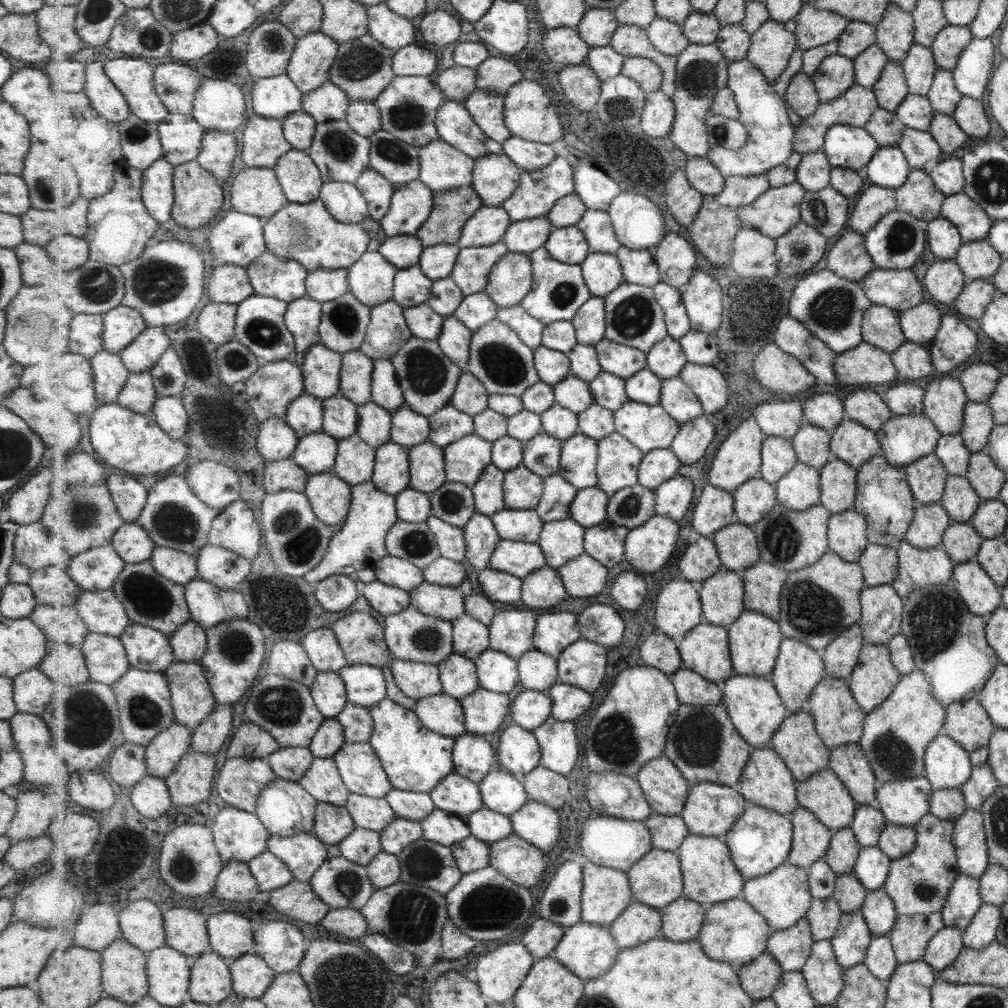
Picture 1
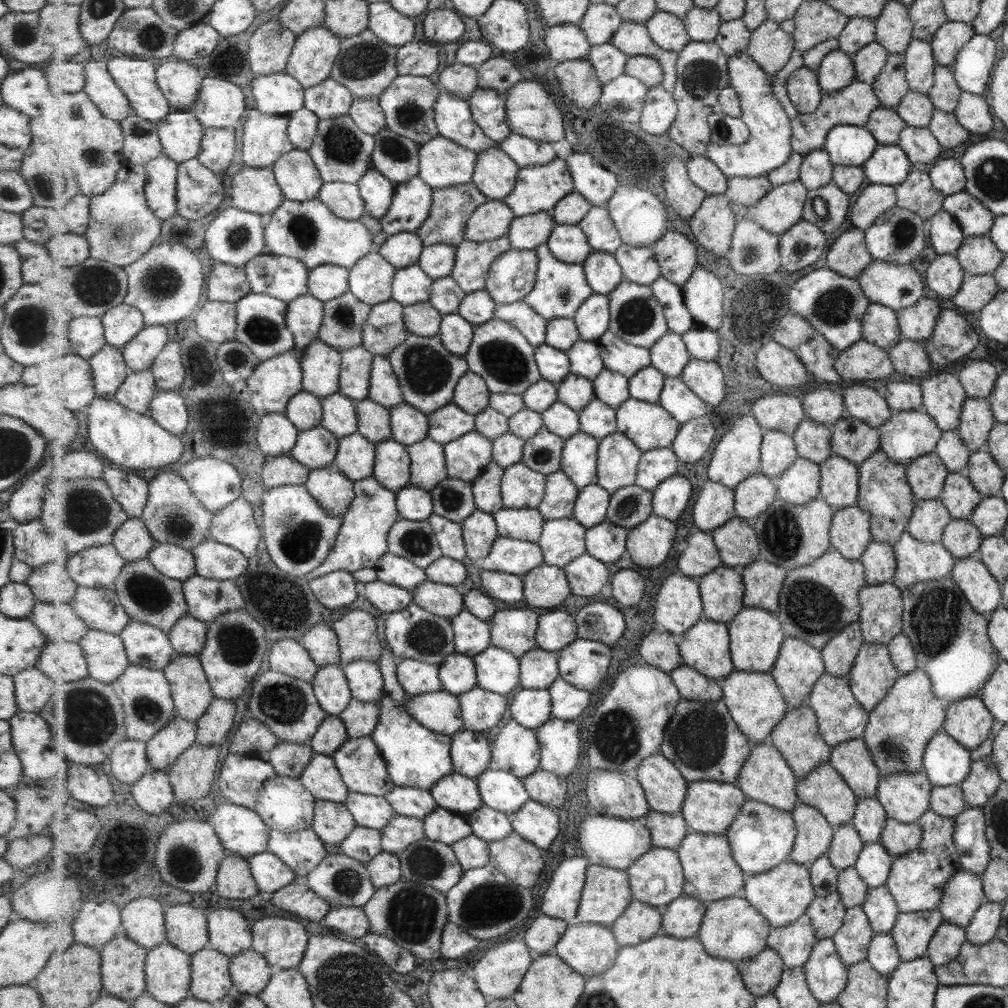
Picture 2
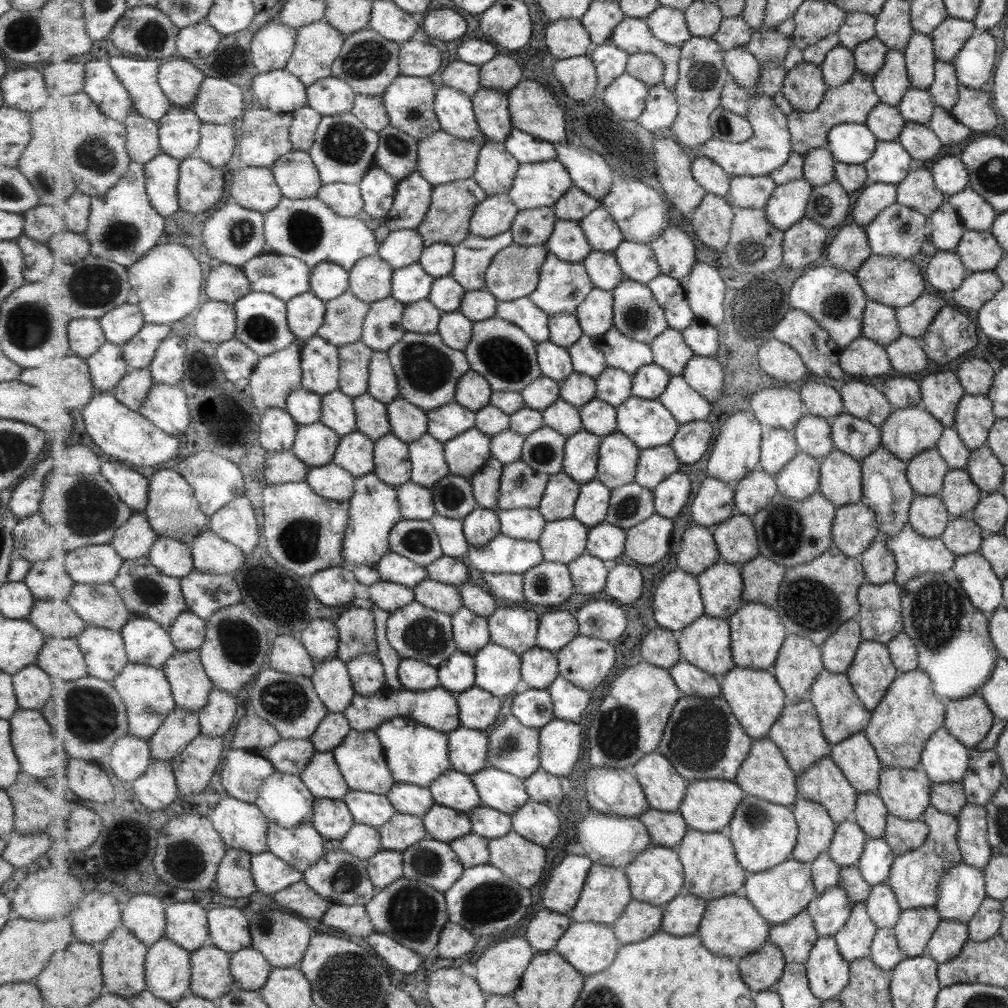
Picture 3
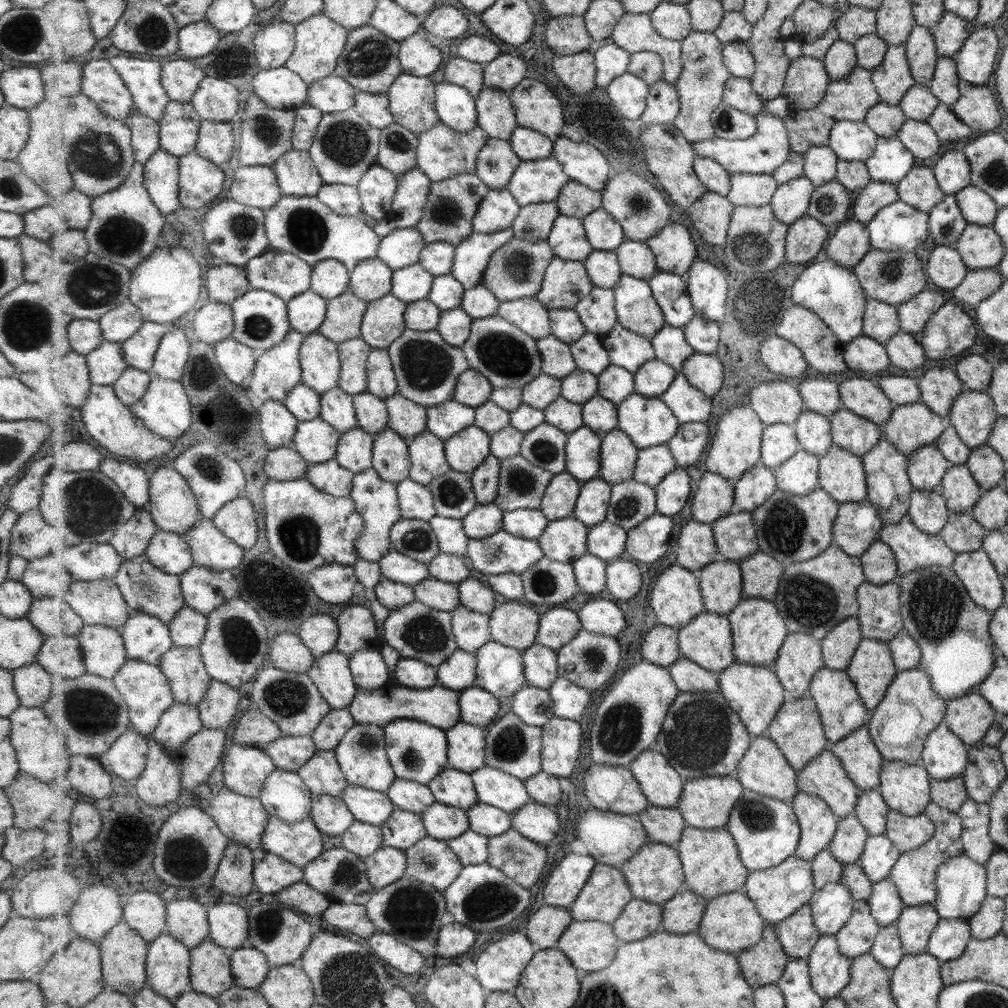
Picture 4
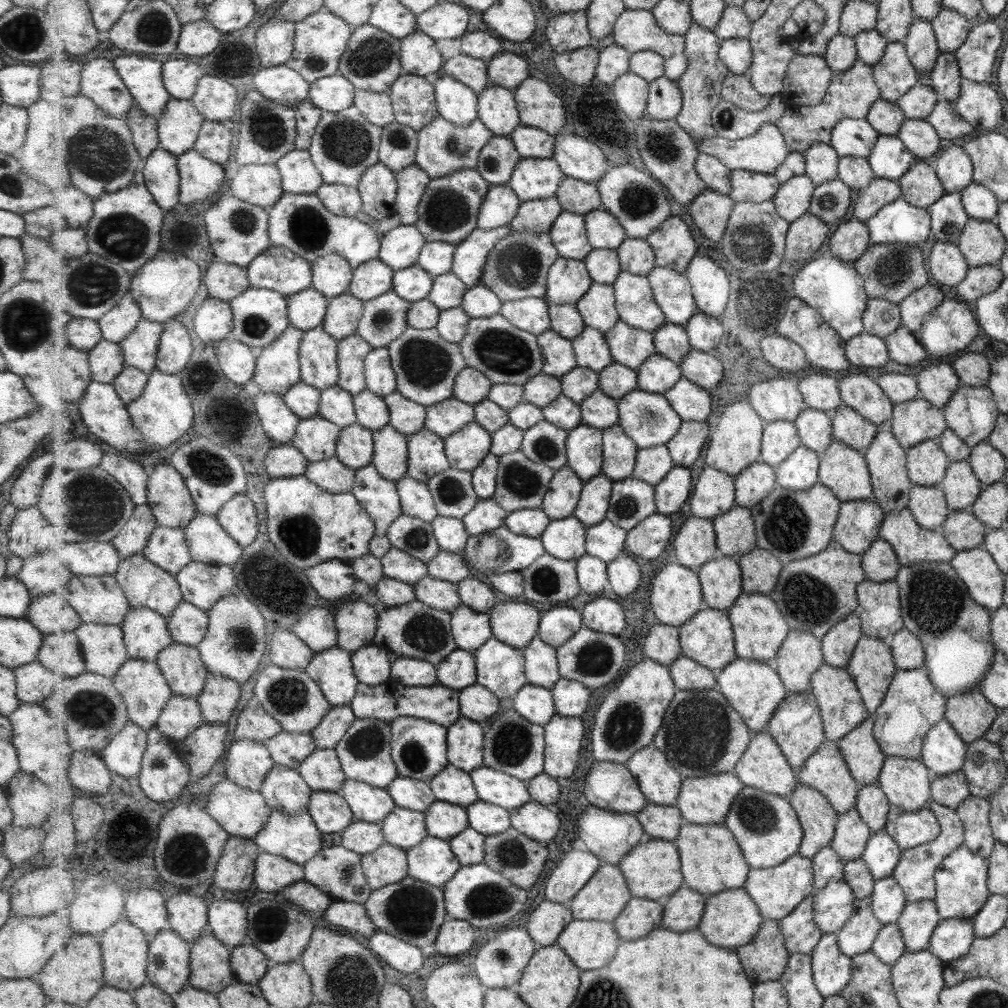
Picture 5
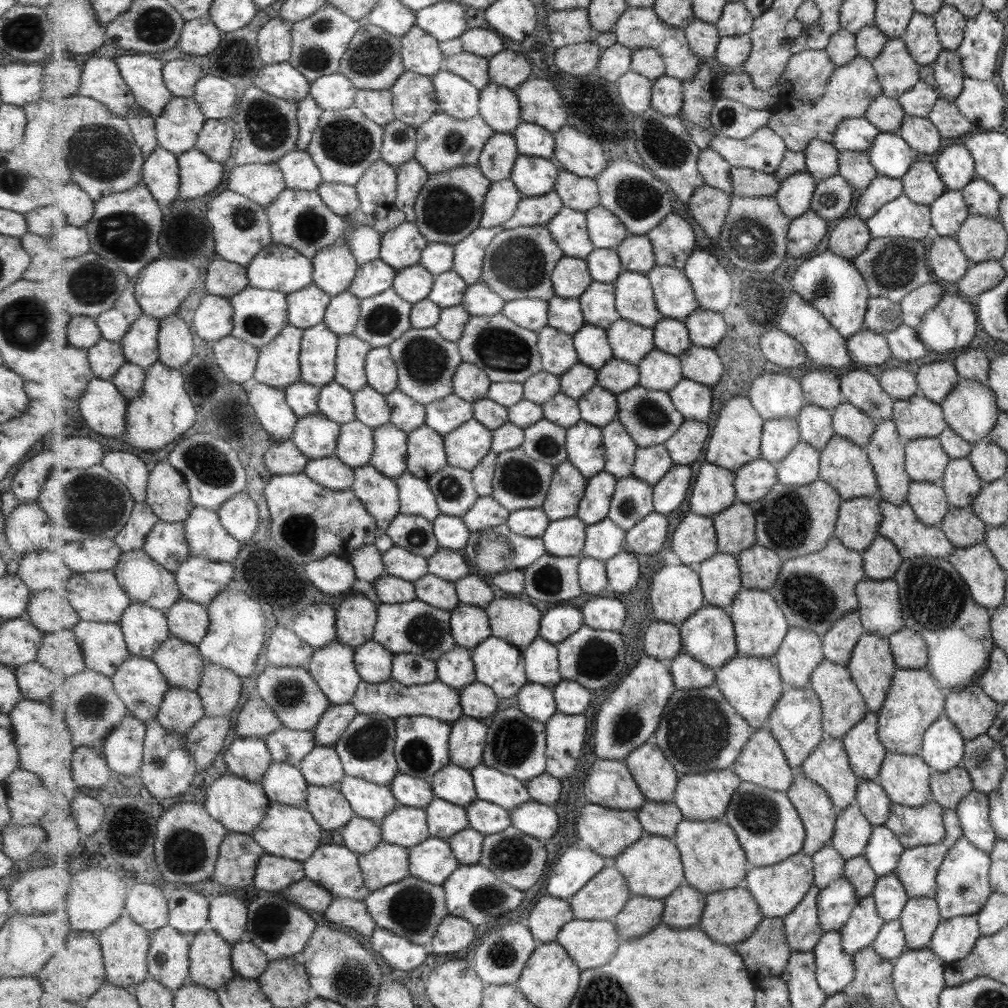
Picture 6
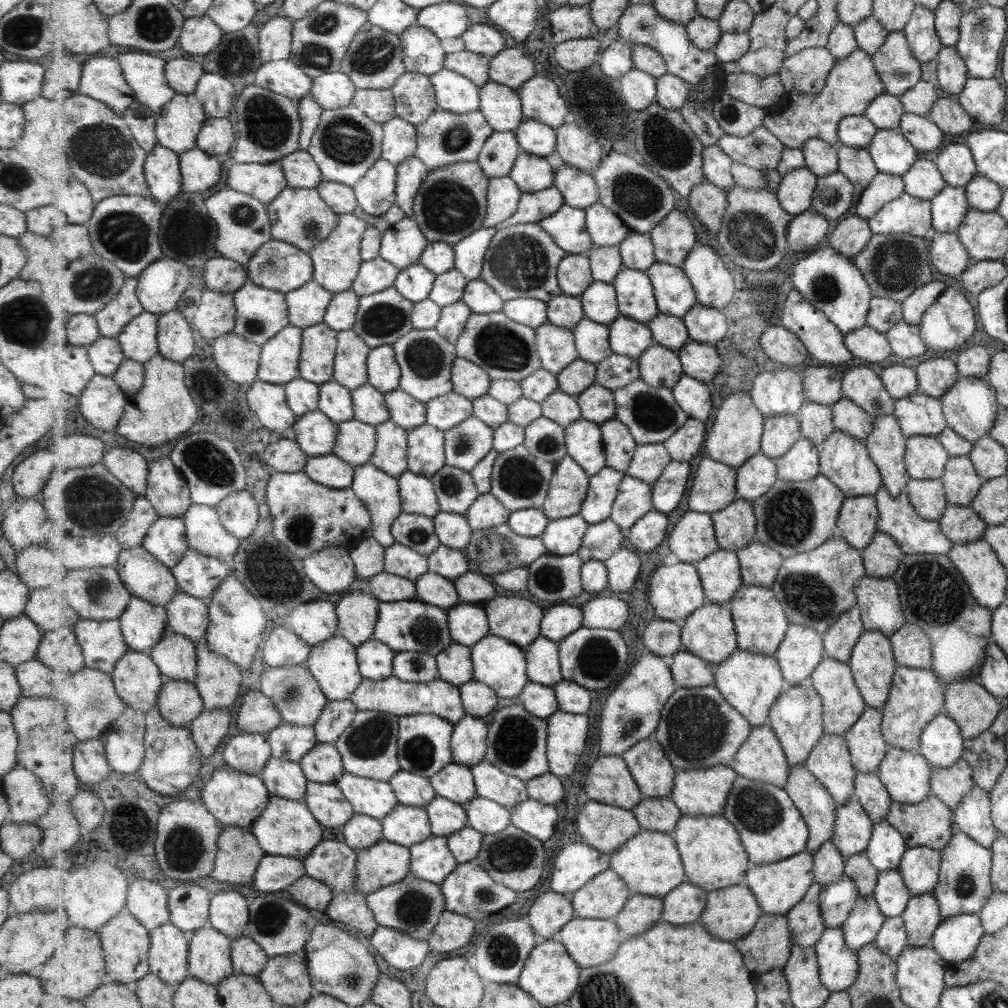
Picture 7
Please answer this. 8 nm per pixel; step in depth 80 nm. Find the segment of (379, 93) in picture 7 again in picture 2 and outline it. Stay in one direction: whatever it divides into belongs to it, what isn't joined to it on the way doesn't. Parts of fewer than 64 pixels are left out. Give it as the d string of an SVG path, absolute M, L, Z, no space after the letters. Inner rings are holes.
M379 97L355 98L349 115L367 134L376 135L387 126L386 114Z

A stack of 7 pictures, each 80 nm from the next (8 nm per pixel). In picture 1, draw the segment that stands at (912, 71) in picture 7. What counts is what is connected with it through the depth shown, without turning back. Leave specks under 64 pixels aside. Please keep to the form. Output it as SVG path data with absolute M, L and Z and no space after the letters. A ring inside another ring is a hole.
M887 60L880 78L869 88L873 91L879 108L894 111L908 96L908 85L903 75L903 63Z

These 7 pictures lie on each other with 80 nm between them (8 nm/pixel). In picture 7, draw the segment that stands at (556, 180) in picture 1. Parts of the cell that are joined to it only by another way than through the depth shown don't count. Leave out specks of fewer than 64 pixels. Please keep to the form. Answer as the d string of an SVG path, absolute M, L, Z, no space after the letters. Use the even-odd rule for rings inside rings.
M520 151L510 177L524 193L535 193L551 188L556 180L556 170L545 157Z

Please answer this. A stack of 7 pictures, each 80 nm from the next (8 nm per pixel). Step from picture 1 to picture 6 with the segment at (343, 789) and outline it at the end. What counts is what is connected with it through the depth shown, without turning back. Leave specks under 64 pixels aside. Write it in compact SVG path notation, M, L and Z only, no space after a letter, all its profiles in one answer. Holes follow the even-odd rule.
M316 745L299 767L307 782L315 786L338 788L347 775L340 754L334 746Z

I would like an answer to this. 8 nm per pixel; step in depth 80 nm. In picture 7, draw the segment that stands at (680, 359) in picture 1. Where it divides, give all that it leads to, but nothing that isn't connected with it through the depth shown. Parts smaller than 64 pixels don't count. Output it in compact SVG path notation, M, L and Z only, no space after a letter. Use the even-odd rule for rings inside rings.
M660 312L648 325L655 344L667 346L676 352L683 349L691 339L683 317L673 316L672 313Z

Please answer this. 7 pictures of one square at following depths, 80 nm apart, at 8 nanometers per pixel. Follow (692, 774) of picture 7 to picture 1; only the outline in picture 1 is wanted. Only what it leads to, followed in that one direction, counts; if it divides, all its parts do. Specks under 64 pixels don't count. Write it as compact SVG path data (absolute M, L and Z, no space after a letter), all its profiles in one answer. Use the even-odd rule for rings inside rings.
M713 782L691 784L684 812L680 814L691 833L722 838L733 828L737 814L725 814L719 804L721 798L733 798L737 810L741 804L741 814L749 804L739 788Z

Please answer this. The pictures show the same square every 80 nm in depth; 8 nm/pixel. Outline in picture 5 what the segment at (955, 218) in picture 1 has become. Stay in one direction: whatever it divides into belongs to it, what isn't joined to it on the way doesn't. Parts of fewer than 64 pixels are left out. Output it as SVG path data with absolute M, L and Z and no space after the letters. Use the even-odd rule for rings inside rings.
M975 182L960 191L960 203L968 218L981 221L994 220L999 206L995 195Z

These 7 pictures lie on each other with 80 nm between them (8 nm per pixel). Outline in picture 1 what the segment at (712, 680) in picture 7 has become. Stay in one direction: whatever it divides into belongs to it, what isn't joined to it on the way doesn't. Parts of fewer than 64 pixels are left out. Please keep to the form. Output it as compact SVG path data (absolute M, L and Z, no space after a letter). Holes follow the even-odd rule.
M685 666L671 675L678 697L682 704L707 706L722 704L724 691L721 684L709 681L697 671L689 670Z

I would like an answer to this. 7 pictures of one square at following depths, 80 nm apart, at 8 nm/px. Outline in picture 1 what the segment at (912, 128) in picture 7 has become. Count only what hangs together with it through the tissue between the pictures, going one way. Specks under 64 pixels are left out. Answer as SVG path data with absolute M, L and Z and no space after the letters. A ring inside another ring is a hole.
M904 127L899 149L912 169L921 169L927 160L936 159L940 148L927 131Z

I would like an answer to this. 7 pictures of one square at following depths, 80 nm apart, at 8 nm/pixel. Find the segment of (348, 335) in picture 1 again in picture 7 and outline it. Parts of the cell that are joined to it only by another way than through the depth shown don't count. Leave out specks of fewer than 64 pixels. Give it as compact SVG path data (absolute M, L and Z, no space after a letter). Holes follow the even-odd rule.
M352 288L336 293L328 306L324 316L324 323L333 327L333 330L353 330L357 322L357 313L360 308L361 296Z

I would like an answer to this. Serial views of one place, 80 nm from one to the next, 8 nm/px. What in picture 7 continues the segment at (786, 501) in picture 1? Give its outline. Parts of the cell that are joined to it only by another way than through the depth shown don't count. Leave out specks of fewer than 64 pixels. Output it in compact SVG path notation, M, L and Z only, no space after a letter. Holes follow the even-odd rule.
M802 437L785 456L775 459L778 478L805 482L820 475L820 446Z

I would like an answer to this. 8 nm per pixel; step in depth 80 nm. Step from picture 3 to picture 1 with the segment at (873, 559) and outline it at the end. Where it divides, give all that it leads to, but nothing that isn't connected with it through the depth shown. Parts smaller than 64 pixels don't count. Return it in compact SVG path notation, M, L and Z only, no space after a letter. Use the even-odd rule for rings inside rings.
M869 544L857 561L863 570L865 586L890 584L899 572L895 547Z

